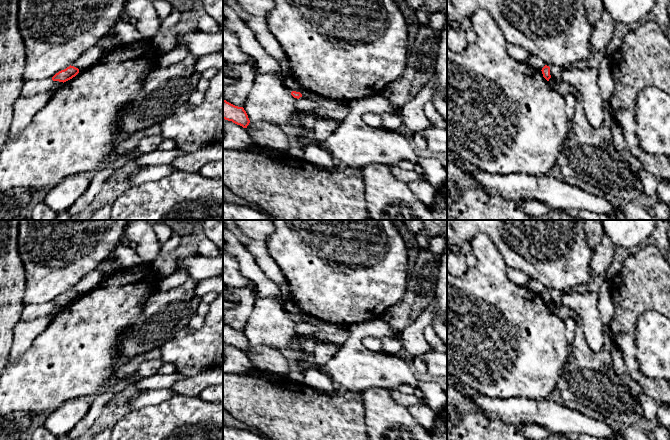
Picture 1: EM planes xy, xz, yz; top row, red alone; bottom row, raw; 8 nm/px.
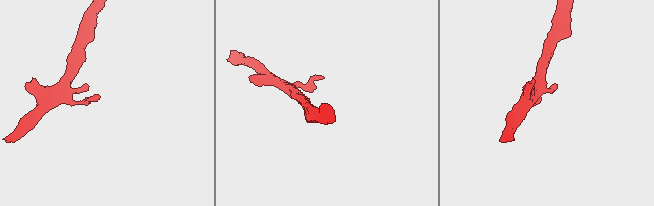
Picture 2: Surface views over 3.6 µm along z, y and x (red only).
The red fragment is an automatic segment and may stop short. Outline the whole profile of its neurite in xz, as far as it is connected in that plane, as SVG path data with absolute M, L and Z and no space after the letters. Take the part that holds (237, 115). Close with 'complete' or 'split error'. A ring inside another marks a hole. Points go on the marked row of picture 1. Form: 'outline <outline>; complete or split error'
outline M223 100L223 119L247 128L250 123L248 115L243 107L235 106L226 100Z; complete

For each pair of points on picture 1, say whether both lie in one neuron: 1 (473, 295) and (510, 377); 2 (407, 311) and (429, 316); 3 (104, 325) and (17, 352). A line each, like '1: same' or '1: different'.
1: same
2: different
3: different

